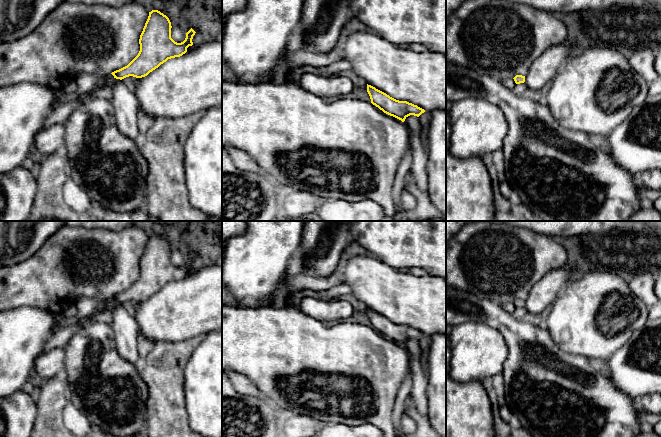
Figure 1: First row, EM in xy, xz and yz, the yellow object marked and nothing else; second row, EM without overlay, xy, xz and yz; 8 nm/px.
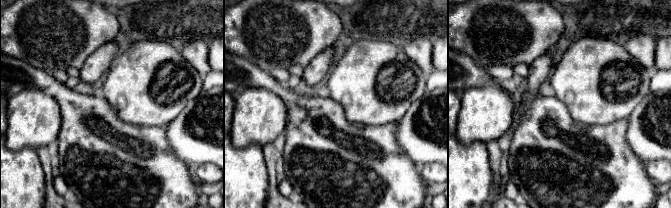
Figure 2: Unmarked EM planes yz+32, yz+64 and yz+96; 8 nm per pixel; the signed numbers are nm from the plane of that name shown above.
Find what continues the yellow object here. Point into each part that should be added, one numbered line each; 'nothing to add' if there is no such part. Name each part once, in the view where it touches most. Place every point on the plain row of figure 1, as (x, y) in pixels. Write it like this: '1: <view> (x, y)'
nothing to add

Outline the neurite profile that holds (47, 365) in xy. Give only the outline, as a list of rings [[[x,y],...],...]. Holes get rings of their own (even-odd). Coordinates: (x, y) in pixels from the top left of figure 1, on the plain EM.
[[[55,348],[40,354],[35,360],[34,372],[41,381],[46,381],[62,373],[65,368],[65,349]]]

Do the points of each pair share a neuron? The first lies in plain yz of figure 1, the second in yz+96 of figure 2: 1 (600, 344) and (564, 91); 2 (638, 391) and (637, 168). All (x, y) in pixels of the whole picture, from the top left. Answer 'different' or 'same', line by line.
1: same
2: different

